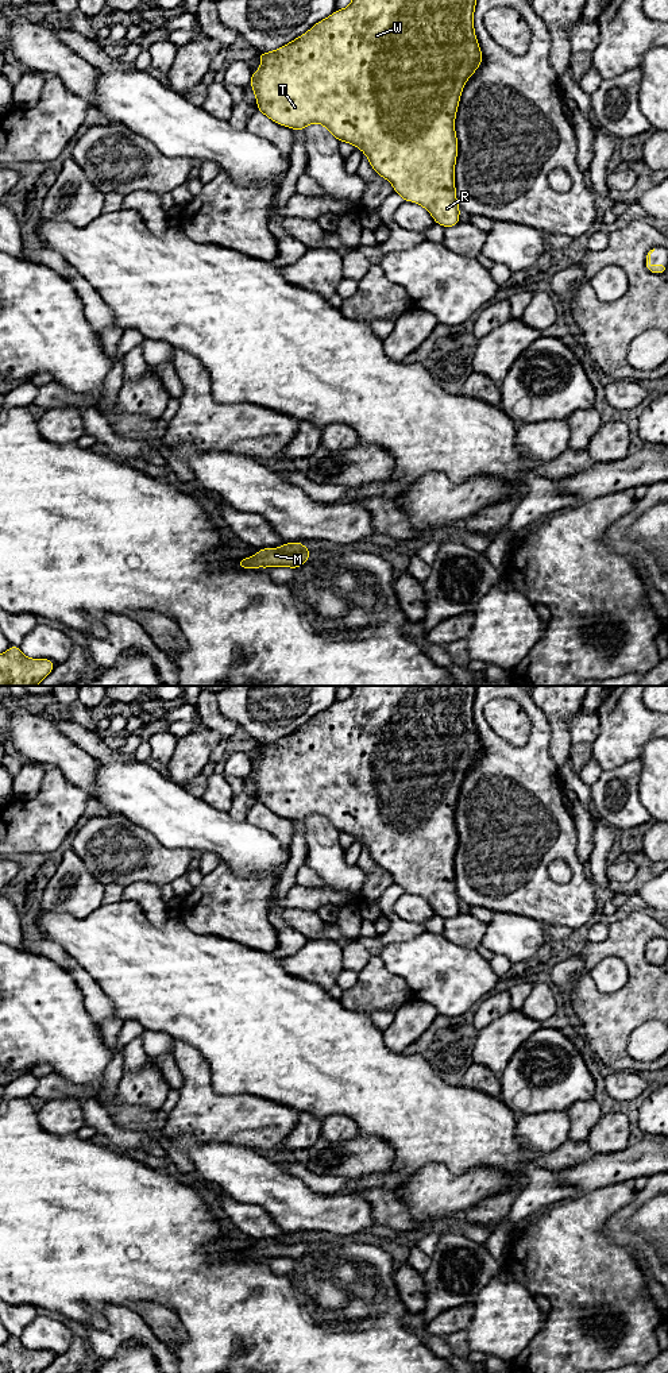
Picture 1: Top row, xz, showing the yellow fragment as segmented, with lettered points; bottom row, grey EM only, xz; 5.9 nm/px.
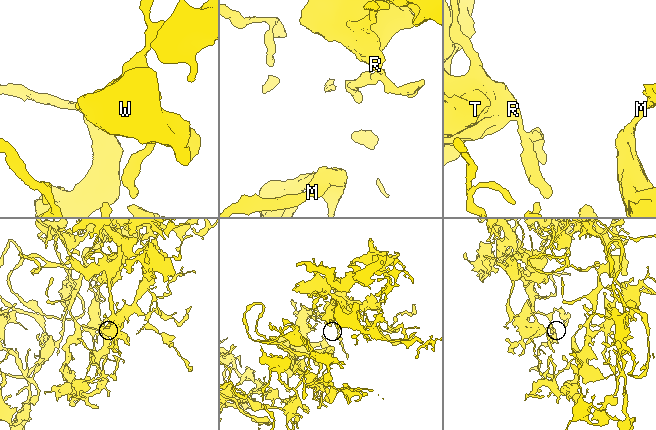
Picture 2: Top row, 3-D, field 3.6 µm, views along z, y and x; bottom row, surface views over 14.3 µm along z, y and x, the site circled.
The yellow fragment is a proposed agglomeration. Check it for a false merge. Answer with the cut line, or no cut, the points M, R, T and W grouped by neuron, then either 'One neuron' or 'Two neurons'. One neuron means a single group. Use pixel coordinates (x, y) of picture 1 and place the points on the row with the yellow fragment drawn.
No split. Groups: M R T W. One neuron

